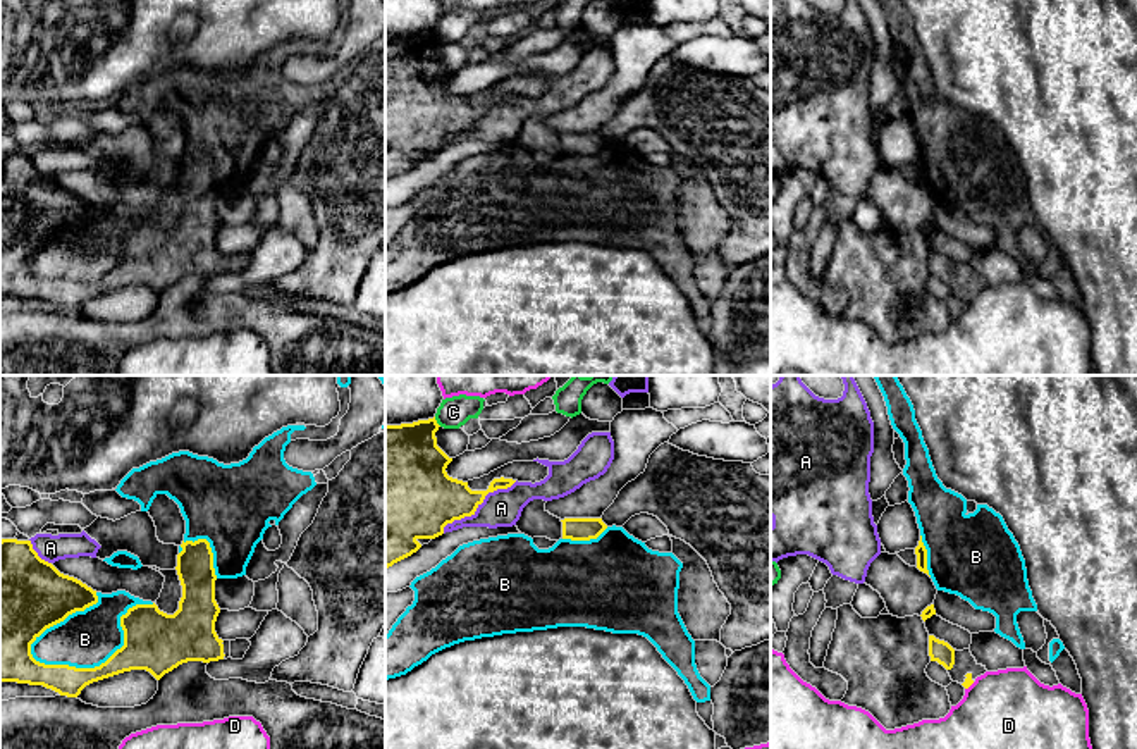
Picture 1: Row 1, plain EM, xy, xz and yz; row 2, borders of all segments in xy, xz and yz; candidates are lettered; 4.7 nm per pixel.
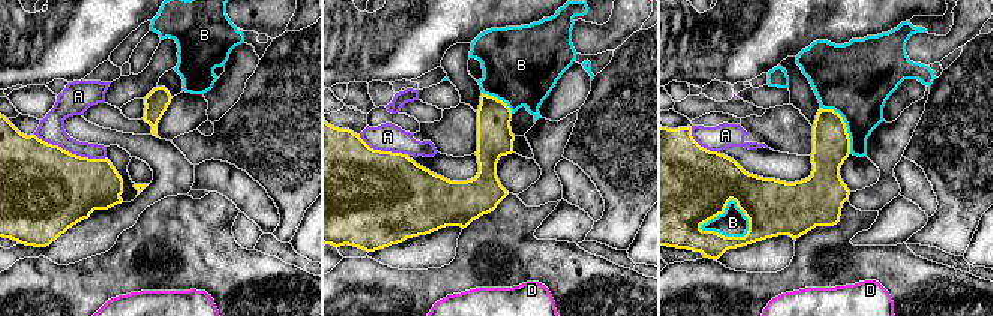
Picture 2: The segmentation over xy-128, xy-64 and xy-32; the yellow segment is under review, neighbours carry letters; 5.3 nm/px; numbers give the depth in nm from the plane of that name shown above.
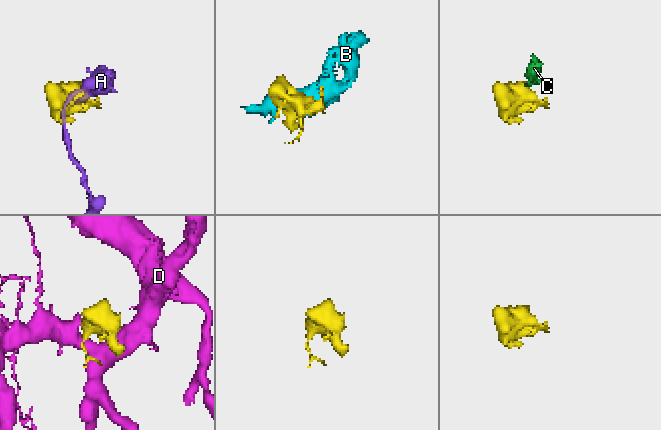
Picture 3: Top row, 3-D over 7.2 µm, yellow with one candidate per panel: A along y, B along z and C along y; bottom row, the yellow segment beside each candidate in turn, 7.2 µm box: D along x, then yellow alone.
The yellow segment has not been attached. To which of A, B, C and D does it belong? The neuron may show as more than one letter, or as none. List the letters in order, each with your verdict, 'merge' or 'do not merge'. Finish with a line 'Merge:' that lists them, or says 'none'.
A: do not merge
B: do not merge
C: do not merge
D: do not merge
Merge: none

